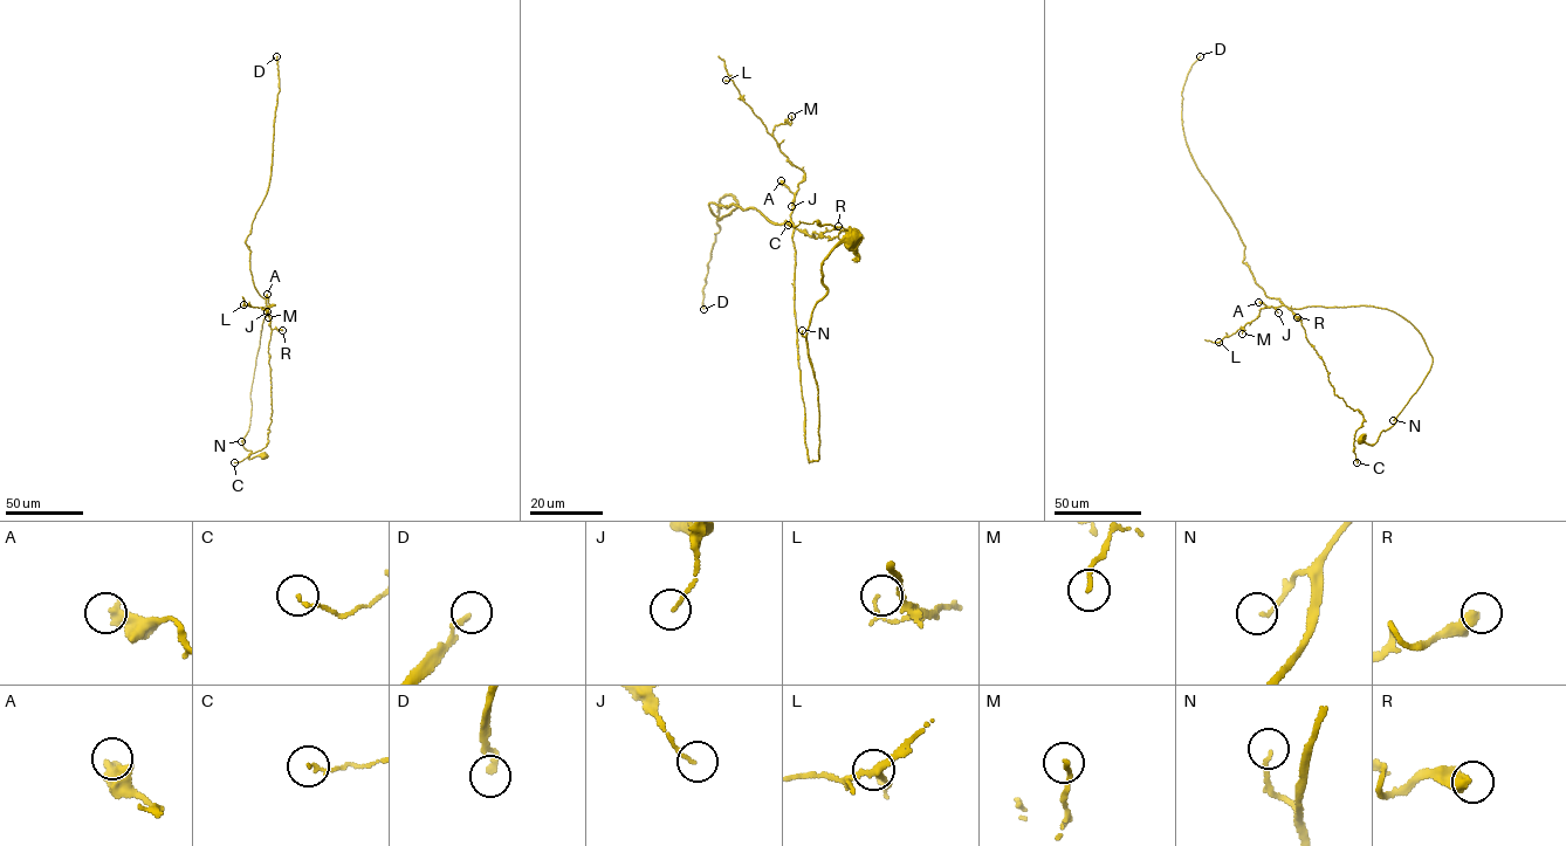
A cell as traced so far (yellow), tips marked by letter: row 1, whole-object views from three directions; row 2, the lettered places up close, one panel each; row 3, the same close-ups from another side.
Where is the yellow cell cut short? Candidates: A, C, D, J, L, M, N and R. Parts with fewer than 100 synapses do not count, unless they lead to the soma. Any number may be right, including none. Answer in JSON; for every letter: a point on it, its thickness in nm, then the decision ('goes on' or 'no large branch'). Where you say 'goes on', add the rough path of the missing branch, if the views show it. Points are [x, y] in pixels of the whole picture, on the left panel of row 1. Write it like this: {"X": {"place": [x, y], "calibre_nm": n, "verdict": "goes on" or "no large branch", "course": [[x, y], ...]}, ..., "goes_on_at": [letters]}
{"A": {"place": [267, 294], "calibre_nm": 420, "verdict": "no large branch"}, "C": {"place": [234, 462], "calibre_nm": 120, "verdict": "no large branch"}, "D": {"place": [276, 56], "calibre_nm": 190, "verdict": "goes on", "course": [[276, 56], [276, 39], [265, 23], [269, 33], [268, 63], [263, 80]]}, "J": {"place": [267, 311], "calibre_nm": 100, "verdict": "no large branch"}, "L": {"place": [244, 304], "calibre_nm": 110, "verdict": "no large branch"}, "M": {"place": [268, 317], "calibre_nm": 140, "verdict": "no large branch"}, "N": {"place": [241, 441], "calibre_nm": 120, "verdict": "no large branch"}, "R": {"place": [282, 330], "calibre_nm": 440, "verdict": "no large branch"}, "goes_on_at": ["D"]}

